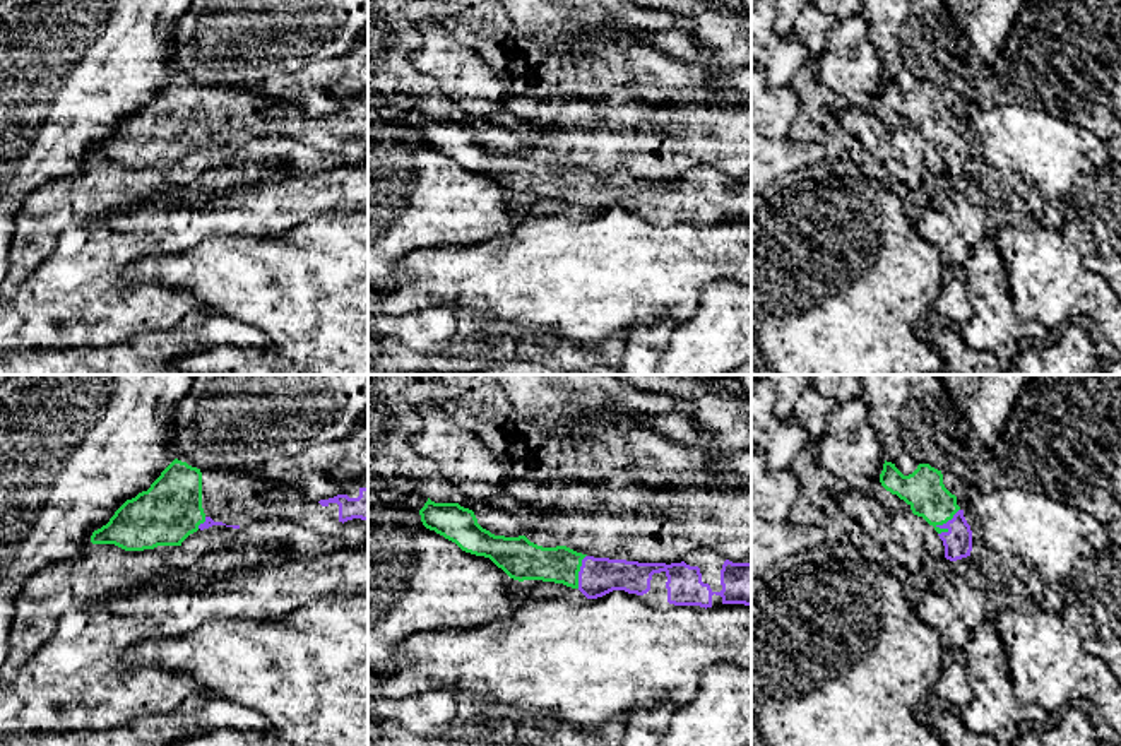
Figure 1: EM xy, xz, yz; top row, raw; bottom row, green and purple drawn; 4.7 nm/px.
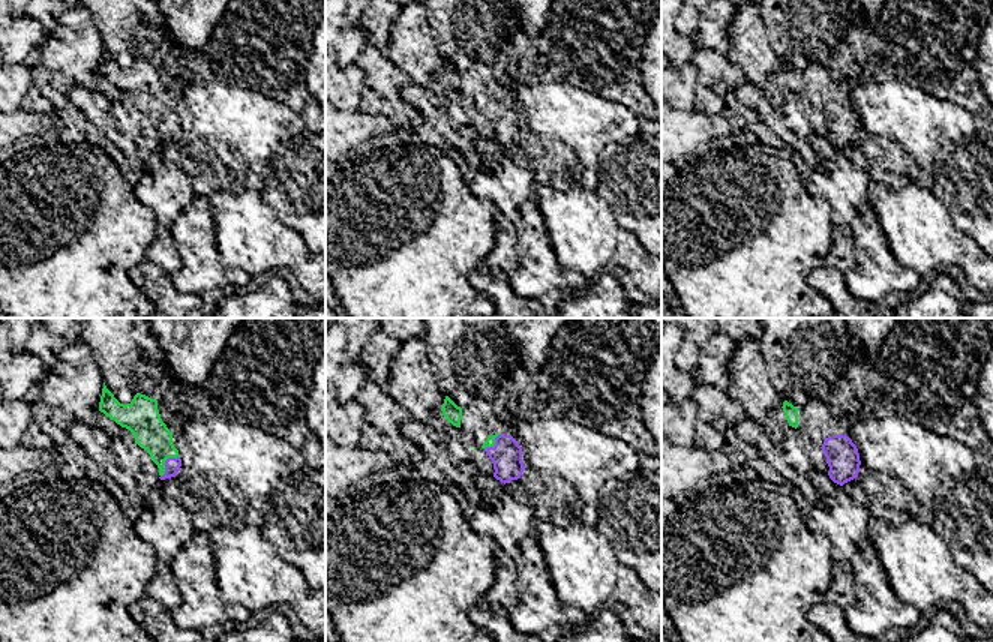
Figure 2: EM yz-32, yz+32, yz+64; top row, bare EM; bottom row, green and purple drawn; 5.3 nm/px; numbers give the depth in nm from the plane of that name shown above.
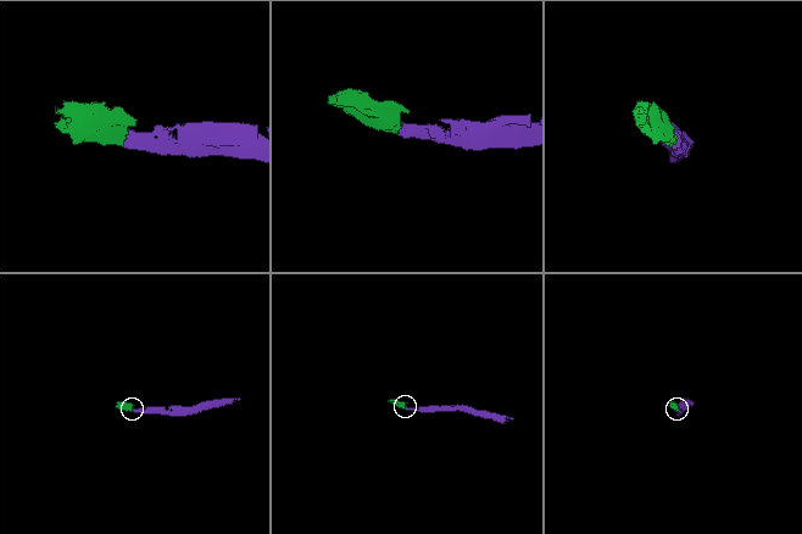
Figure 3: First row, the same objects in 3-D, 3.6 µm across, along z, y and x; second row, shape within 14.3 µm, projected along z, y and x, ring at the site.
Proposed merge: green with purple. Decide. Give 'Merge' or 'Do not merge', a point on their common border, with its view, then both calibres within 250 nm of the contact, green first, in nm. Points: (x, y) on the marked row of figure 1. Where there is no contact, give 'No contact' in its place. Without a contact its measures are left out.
Merge. Touches green at yz (947, 521). Thickness 190 nm (green) against 140 nm

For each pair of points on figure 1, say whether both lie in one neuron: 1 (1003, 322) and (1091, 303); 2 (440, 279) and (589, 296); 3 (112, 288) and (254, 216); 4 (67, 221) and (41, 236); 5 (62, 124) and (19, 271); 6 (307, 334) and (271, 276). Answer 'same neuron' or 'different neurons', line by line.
1: different neurons
2: same neuron
3: same neuron
4: same neuron
5: different neurons
6: same neuron

